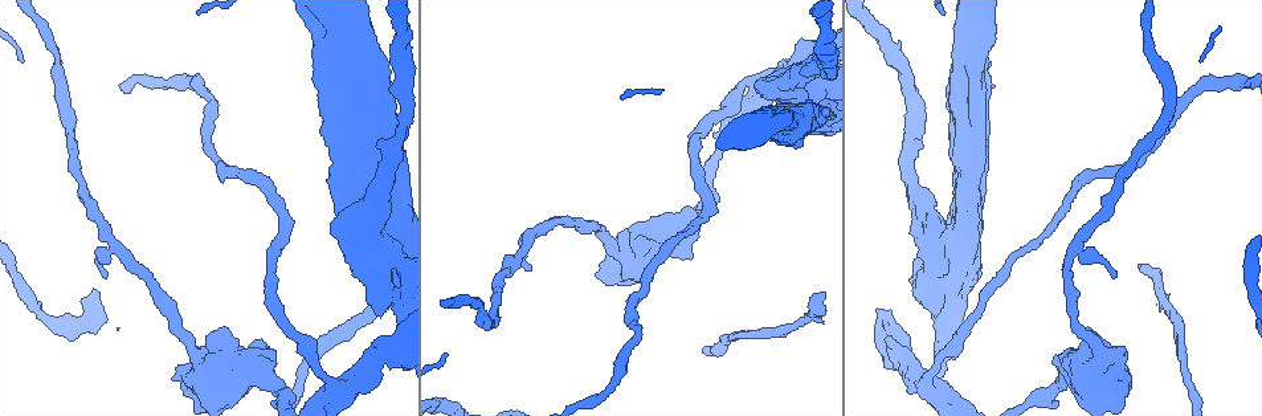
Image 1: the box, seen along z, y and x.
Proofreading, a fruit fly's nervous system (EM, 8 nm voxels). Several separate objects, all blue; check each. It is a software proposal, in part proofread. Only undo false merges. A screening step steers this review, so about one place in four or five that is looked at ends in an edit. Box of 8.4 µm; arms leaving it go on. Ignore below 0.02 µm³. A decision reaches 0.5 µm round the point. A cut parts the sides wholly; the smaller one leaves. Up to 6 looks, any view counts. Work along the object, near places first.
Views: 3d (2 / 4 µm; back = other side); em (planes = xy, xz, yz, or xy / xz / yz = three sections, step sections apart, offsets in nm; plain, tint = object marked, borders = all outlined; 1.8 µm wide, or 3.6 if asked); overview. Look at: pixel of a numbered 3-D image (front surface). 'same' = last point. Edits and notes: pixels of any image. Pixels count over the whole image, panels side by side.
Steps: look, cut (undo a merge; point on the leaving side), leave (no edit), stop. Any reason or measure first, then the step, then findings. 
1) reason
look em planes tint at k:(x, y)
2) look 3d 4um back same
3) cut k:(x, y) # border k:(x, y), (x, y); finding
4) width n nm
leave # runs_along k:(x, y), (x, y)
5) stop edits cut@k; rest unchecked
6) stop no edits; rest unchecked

closes a loop
look em planes tint at 1:(793, 115)

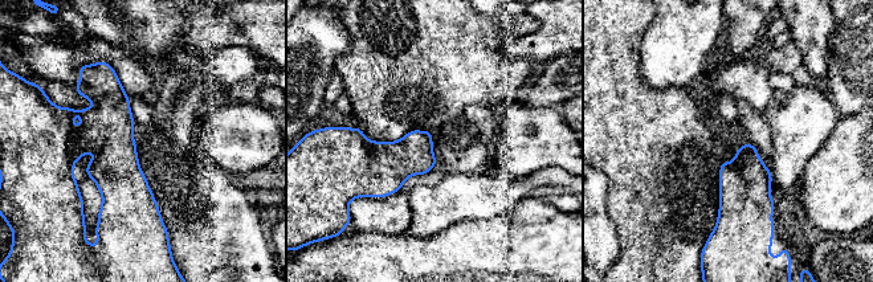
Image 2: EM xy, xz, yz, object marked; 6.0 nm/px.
leave # runs_along 2:(107, 72), (115, 171), (158, 221); all the same neuron

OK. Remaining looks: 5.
sudden change in width
look em 3.6um planes tint at 1:(941, 293)

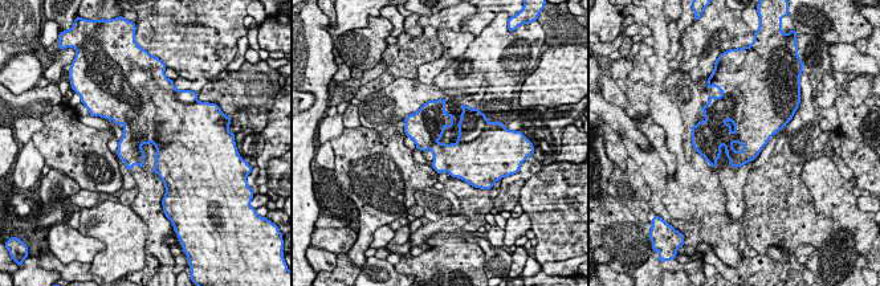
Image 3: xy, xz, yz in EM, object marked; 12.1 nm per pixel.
cut 3:(115, 103) # a second neuron is stuck on

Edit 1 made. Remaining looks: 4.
three arms meet
look em planes tint at 1:(336, 393)

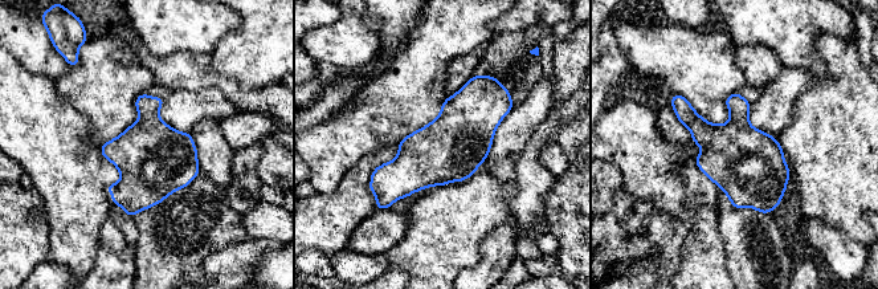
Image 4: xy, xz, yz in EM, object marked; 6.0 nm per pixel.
leave # continuous, no second neuron

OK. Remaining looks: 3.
stop edits cut@3; rest unchecked

